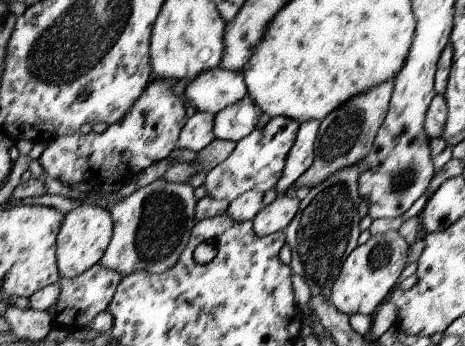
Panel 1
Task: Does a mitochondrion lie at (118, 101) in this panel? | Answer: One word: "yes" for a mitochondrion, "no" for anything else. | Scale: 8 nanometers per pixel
no

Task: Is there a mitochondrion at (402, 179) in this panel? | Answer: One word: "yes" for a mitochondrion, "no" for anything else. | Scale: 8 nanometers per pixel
yes

